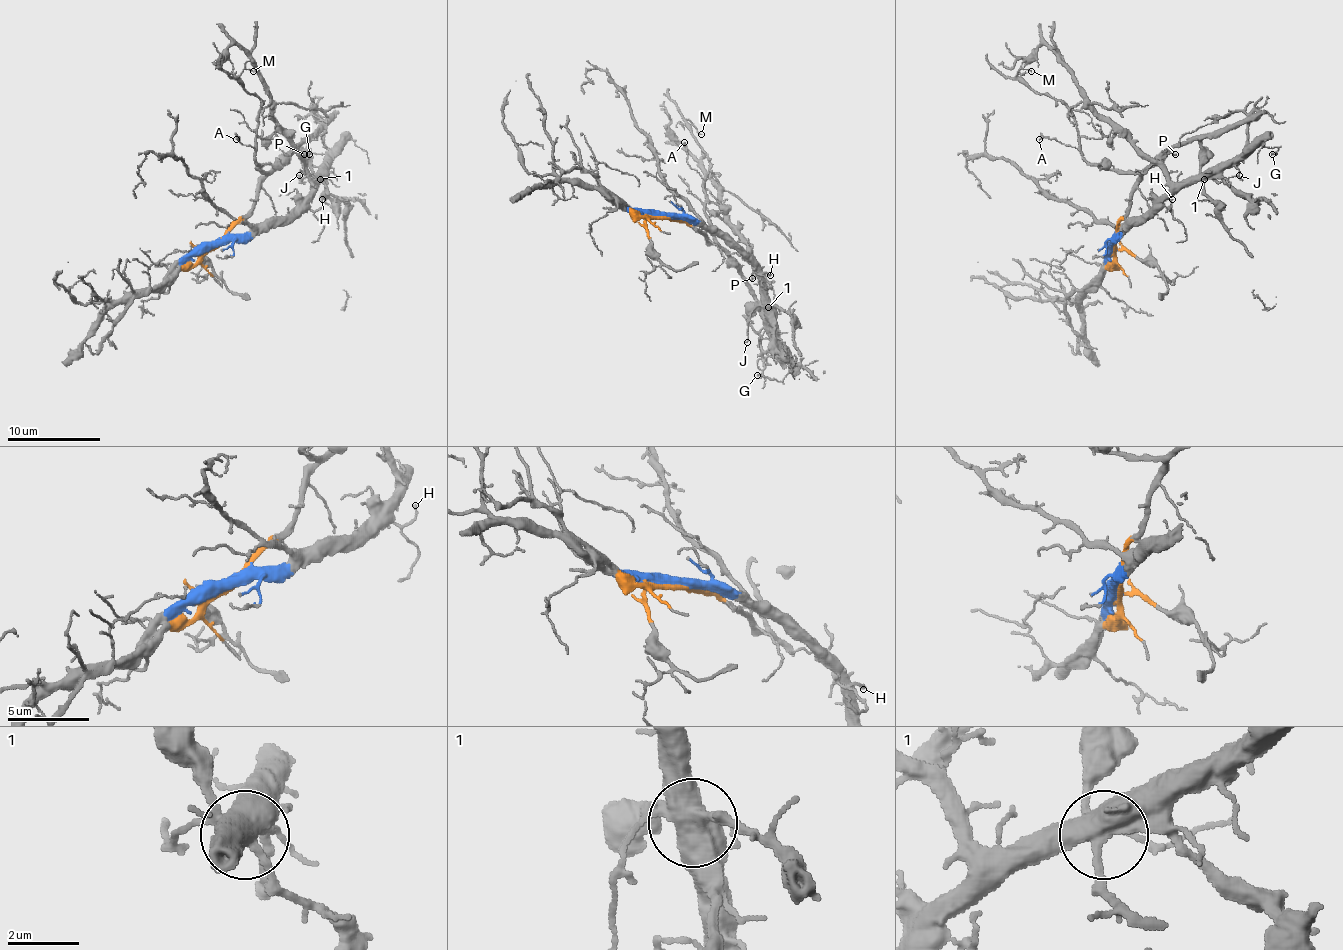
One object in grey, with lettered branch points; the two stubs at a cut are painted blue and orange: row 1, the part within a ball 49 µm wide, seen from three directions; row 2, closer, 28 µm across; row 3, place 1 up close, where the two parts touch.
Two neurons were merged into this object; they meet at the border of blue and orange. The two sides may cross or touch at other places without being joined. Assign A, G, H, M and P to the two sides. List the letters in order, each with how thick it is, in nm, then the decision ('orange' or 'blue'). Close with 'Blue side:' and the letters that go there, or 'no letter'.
A: calibre 170 nm; orange
G: calibre 110 nm; blue
H: calibre 110 nm; blue
M: calibre 90 nm; orange
P: calibre 110 nm; blue
Blue side: G, H, P

